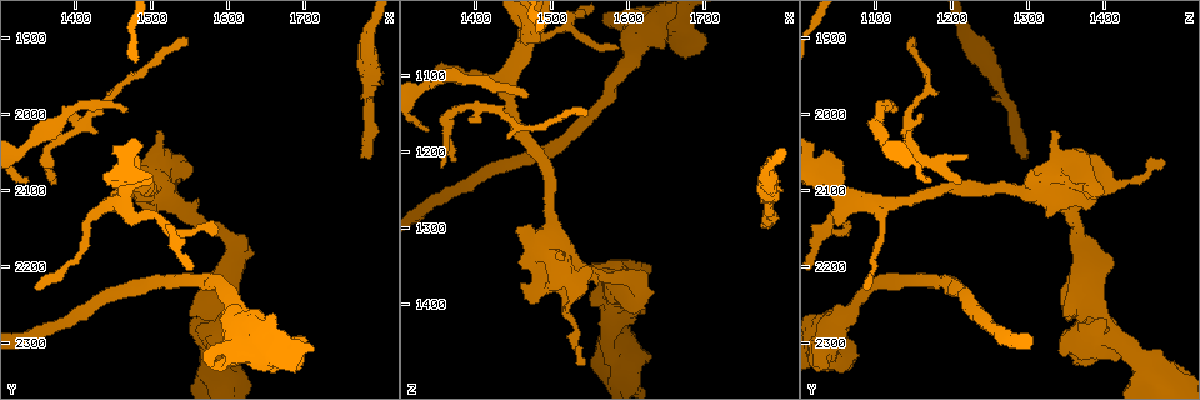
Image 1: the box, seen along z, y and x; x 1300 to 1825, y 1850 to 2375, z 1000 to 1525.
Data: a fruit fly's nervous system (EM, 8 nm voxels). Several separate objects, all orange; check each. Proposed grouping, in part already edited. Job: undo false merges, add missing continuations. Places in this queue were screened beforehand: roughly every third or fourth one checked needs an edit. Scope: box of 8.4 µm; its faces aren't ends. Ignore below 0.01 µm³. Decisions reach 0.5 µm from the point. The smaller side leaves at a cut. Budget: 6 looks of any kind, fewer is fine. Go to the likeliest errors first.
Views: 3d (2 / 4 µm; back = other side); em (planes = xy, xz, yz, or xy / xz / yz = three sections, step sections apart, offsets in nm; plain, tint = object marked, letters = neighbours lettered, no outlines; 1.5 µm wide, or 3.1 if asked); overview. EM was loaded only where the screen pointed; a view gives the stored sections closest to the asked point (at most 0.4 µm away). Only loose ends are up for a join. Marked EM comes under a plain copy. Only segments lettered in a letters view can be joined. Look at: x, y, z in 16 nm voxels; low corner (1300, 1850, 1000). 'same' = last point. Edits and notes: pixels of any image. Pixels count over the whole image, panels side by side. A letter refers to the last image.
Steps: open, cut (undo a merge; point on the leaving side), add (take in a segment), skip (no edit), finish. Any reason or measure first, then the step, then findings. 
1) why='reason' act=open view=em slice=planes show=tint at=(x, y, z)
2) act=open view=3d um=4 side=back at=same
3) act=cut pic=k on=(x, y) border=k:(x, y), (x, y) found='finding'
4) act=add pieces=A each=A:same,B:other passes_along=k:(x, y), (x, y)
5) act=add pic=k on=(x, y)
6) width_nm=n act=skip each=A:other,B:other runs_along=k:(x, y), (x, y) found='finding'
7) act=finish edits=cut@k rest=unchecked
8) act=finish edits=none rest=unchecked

why='an open end' act=open view=em slice=xz step=8 show=tint at=(1785, 2060, 1295)

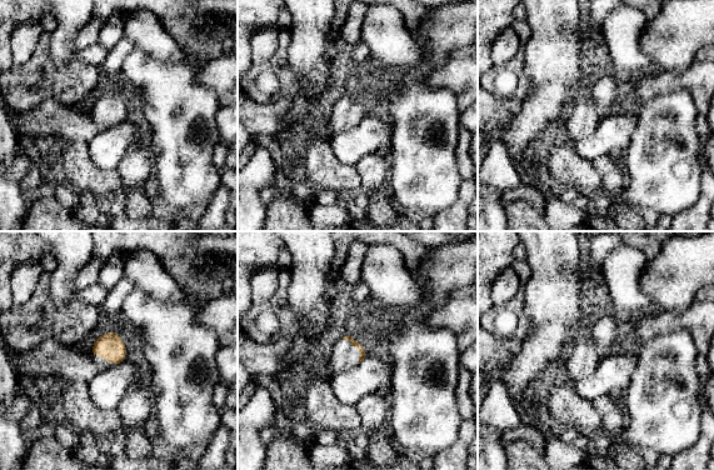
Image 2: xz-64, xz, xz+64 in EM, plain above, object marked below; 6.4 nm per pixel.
why='another direction' act=open view=em slice=planes show=letters at=same

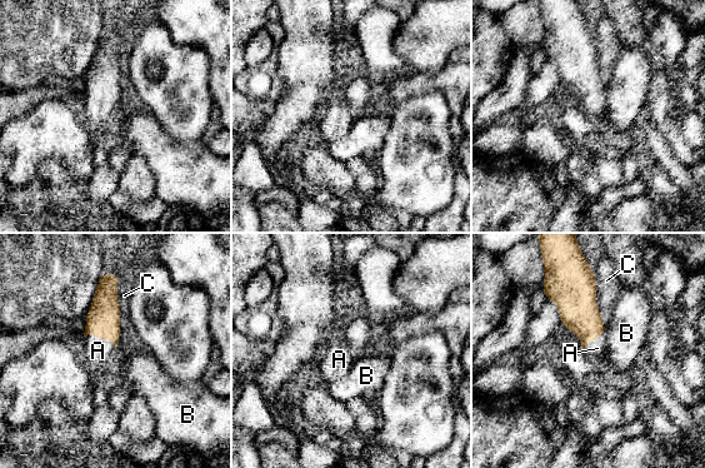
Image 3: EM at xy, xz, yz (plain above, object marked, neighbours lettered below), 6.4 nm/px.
act=add pieces=A each=A:same,B:other,C:other passes_along=3:(103, 318), (103, 338), (98, 350) found='the neuron continues'

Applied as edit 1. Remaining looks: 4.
act=open view=overview

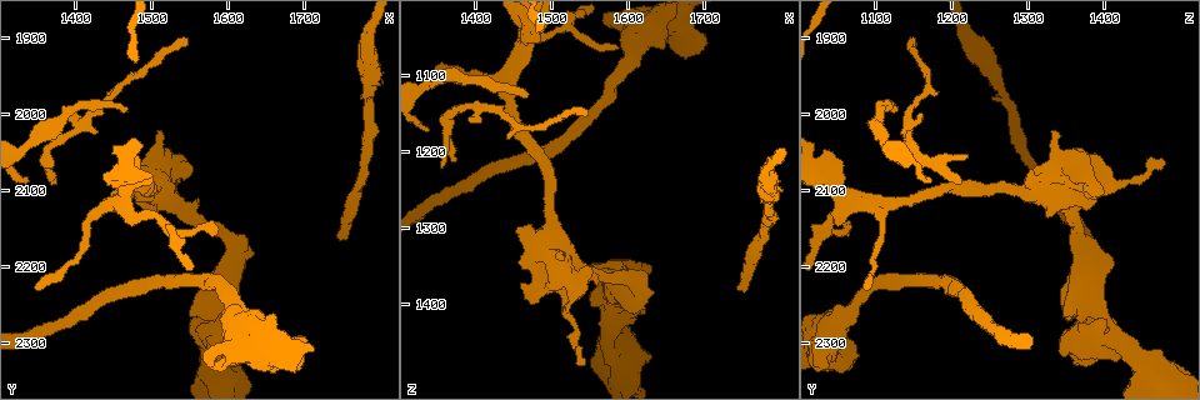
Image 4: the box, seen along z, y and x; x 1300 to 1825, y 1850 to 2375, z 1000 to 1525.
why='an open end' act=open view=3d um=2 at=(1515, 2025, 1330)

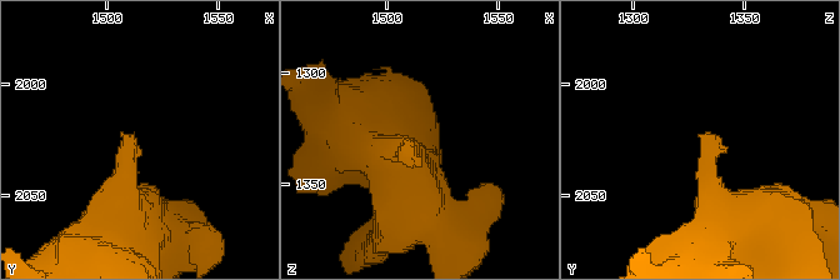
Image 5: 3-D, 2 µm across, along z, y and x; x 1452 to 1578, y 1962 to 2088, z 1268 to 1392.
act=open view=em slice=planes show=letters at=(1512, 2023, 1332)

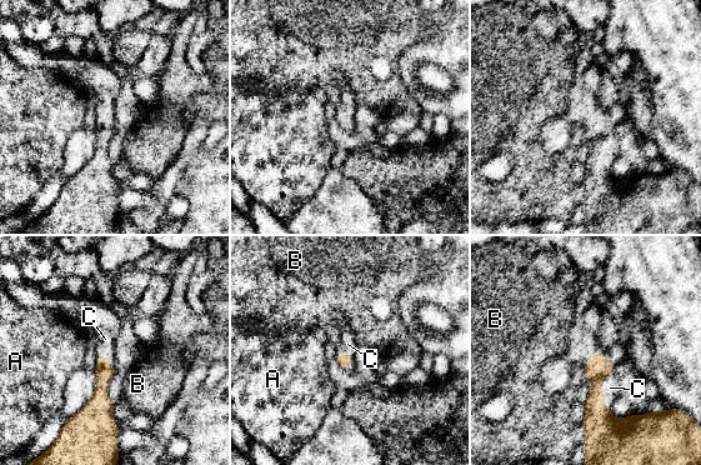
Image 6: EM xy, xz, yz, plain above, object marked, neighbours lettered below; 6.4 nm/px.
act=add pieces=C each=A:other,B:other,C:same passes_along=6:(602, 429), (601, 390), (610, 388) found='it goes on there'

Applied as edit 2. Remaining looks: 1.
why='sudden change in width' act=open view=em slice=planes show=letters at=(1610, 2190, 1375)

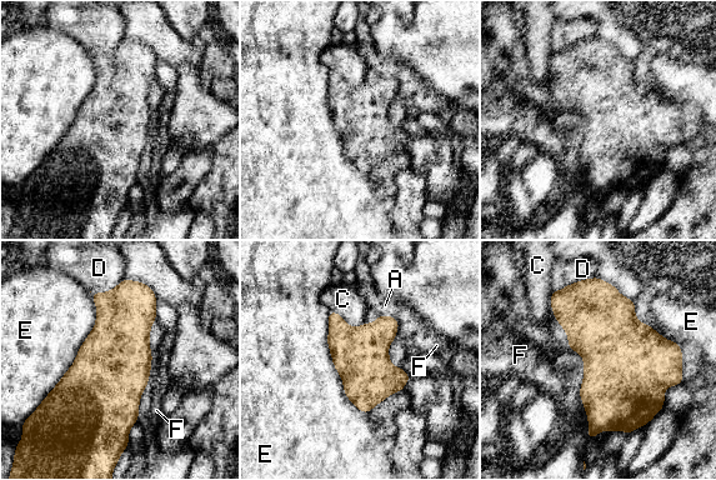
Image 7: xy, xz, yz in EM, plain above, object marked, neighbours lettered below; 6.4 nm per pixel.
act=skip each=A:other,C:other,D:other,E:other,F:other border=7:(575, 350), (589, 439) found='one neuron here'

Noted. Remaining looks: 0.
act=finish edits=add@3,add@6 rest=unchecked

